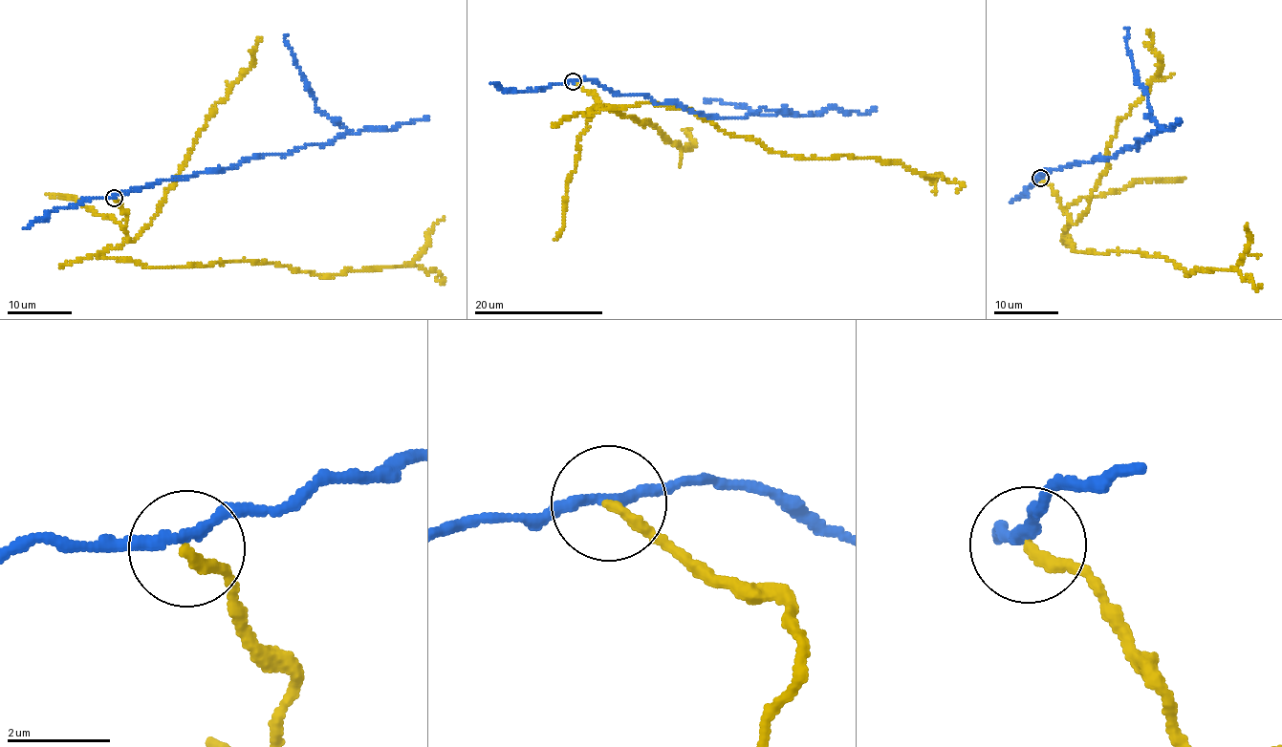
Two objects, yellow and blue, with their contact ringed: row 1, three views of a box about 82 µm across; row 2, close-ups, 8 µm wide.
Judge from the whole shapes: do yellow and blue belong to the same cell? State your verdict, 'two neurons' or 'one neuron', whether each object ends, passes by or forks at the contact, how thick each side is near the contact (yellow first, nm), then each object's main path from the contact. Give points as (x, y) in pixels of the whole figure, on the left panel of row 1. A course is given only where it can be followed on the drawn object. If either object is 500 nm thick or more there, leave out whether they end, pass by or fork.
two neurons; yellow ends; blue passes by; calibres 200 and 200 nm; course yellow (115, 199), (127, 215), (126, 239), (99, 257), (155, 267), (255, 260), (321, 275), (401, 266), (443, 217); course blue (115, 197), (158, 181), (327, 145), (346, 135), (347, 130), (315, 107), (314, 95), (284, 34)

